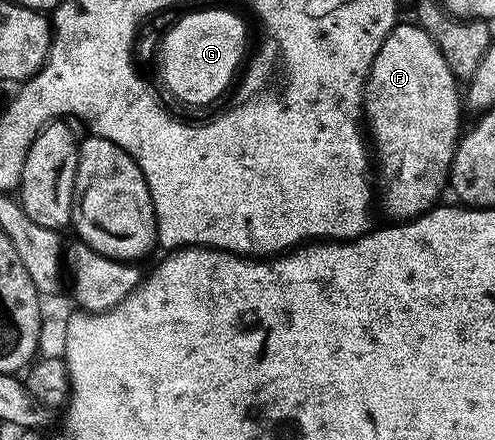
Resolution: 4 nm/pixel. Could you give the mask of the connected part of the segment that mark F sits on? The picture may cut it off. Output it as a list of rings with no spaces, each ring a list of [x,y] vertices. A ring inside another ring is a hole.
[[[395,23],[392,31],[386,36],[384,46],[380,46],[380,50],[370,67],[370,77],[366,80],[364,93],[364,124],[365,127],[366,124],[370,127],[370,136],[374,139],[375,150],[378,151],[378,160],[382,163],[378,168],[378,188],[382,191],[382,208],[388,215],[394,216],[390,218],[398,222],[405,222],[414,219],[415,216],[421,216],[422,213],[429,212],[431,208],[439,203],[438,195],[441,194],[442,188],[444,192],[450,179],[450,167],[458,150],[460,133],[463,131],[462,112],[464,113],[464,100],[460,92],[458,96],[459,81],[452,74],[444,54],[438,48],[438,43],[417,23],[402,23]]]

